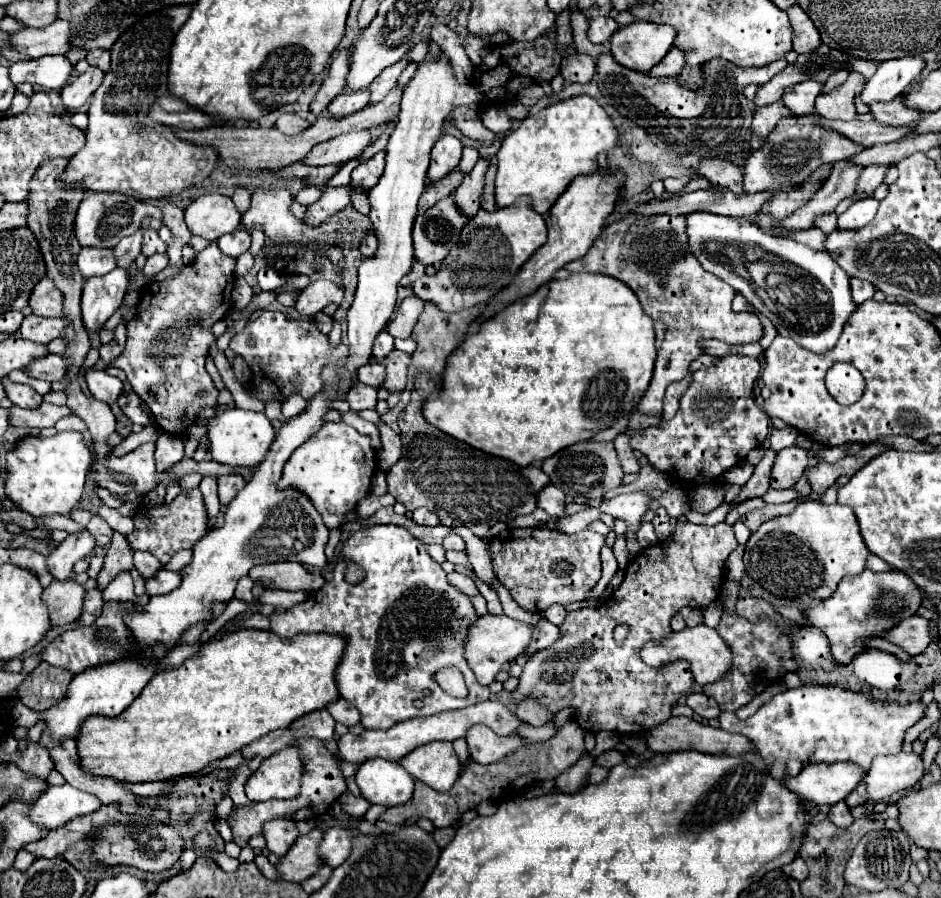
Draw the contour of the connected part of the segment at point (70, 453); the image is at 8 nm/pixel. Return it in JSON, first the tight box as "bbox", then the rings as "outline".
{"bbox":[6,432,92,514],"outline":[[[58,432],[52,438],[26,436],[6,454],[6,496],[32,514],[68,514],[82,498],[92,452],[80,432]]]}

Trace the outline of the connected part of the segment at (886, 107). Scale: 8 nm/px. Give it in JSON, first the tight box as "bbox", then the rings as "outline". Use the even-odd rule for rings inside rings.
{"bbox":[870,96,924,126],"outline":[[[896,96],[896,100],[890,100],[890,102],[870,104],[870,112],[874,114],[874,118],[878,122],[888,124],[888,126],[914,124],[914,122],[918,122],[924,116],[924,112],[920,112],[916,108],[908,108],[904,104],[904,96]]]}

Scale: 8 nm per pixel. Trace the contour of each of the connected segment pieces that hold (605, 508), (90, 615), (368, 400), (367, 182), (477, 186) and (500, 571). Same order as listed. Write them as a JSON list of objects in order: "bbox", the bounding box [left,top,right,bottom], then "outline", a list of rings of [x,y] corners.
[{"bbox":[600,488,652,556],"outline":[[[646,488],[646,490],[636,490],[630,494],[620,494],[612,500],[602,500],[602,504],[600,504],[600,510],[604,514],[610,514],[612,518],[620,518],[626,522],[626,526],[628,526],[626,548],[632,556],[638,556],[642,552],[642,546],[636,540],[636,530],[642,522],[642,516],[646,514],[650,502],[652,502],[650,488]]]},{"bbox":[80,588,104,624],"outline":[[[100,588],[88,590],[84,600],[84,616],[80,616],[80,624],[92,624],[92,620],[96,620],[96,616],[102,612],[102,606],[104,606],[102,590]]]},{"bbox":[346,382,378,412],"outline":[[[356,382],[356,384],[348,390],[346,400],[348,400],[350,408],[356,410],[356,412],[366,410],[366,408],[376,408],[376,402],[378,402],[376,388],[366,386],[366,384],[362,384],[362,382]]]},{"bbox":[350,152,386,192],"outline":[[[378,152],[370,160],[360,164],[358,168],[354,168],[350,186],[362,188],[364,192],[368,192],[372,186],[376,186],[382,172],[384,172],[384,158],[386,158],[386,152]]]},{"bbox":[454,156,490,216],"outline":[[[482,156],[474,170],[468,172],[460,184],[460,188],[456,188],[454,192],[454,200],[458,204],[458,208],[466,214],[466,216],[476,216],[476,212],[480,210],[480,202],[482,202],[482,190],[484,190],[484,174],[490,166],[490,158]]]},{"bbox":[490,528,606,612],"outline":[[[544,528],[504,530],[490,540],[496,578],[510,590],[512,598],[528,612],[544,612],[552,604],[572,604],[600,580],[600,548],[606,536],[594,530],[564,534]]]}]

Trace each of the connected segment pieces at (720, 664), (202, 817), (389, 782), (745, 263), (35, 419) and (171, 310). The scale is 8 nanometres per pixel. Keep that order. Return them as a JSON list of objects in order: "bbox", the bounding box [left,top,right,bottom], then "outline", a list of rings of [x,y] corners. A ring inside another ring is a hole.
[{"bbox":[642,624,732,684],"outline":[[[698,624],[694,628],[684,628],[680,632],[674,632],[672,636],[668,636],[668,640],[662,640],[660,644],[652,642],[652,644],[646,644],[642,648],[642,660],[650,666],[664,666],[668,662],[674,662],[676,658],[684,658],[692,664],[692,674],[694,674],[694,680],[698,684],[710,684],[710,682],[716,682],[720,678],[724,678],[730,668],[732,668],[732,650],[730,646],[722,640],[722,636],[718,636],[718,632],[714,628],[708,628],[706,624]]]},{"bbox":[140,770,236,852],"outline":[[[212,770],[210,774],[202,774],[202,776],[182,776],[182,778],[176,778],[172,782],[172,790],[170,792],[164,792],[164,794],[158,794],[154,798],[140,798],[140,804],[150,808],[150,810],[166,810],[168,812],[168,820],[166,822],[158,822],[158,824],[166,824],[166,826],[172,826],[180,832],[182,840],[184,840],[184,850],[192,848],[192,838],[196,836],[196,832],[200,830],[208,830],[216,842],[216,850],[218,852],[224,852],[224,840],[220,838],[216,826],[214,826],[214,810],[216,806],[220,804],[222,798],[226,798],[226,790],[228,790],[228,784],[230,780],[236,776],[236,770]],[[182,812],[188,812],[190,814],[190,824],[182,824],[180,822],[180,814]]]},{"bbox":[356,758,414,806],"outline":[[[372,758],[360,764],[356,784],[370,804],[402,806],[414,794],[414,778],[398,764],[384,758]]]},{"bbox":[688,212,856,354],"outline":[[[708,212],[688,214],[688,238],[692,252],[698,256],[700,264],[704,264],[704,270],[720,276],[736,292],[740,292],[762,316],[774,324],[780,336],[792,338],[796,344],[814,354],[826,354],[836,346],[844,324],[856,310],[856,302],[852,300],[850,278],[828,252],[812,250],[810,246],[790,238],[770,236],[760,232],[756,224],[748,224],[740,218],[726,218]]]},{"bbox":[10,402,72,428],"outline":[[[42,402],[36,410],[24,410],[18,406],[10,408],[10,424],[14,426],[46,428],[46,426],[54,426],[64,416],[72,416],[72,410],[68,406],[56,406],[48,402]]]},{"bbox":[110,242,234,436],"outline":[[[212,242],[206,250],[196,254],[196,260],[188,264],[180,274],[174,278],[168,278],[164,282],[152,282],[142,288],[142,298],[138,304],[138,316],[134,322],[128,324],[128,342],[122,350],[122,354],[112,360],[110,364],[124,370],[128,376],[128,382],[132,384],[132,390],[144,400],[144,404],[150,408],[156,426],[170,434],[170,436],[184,436],[188,426],[198,418],[202,408],[206,404],[218,402],[218,390],[210,378],[210,374],[204,368],[204,358],[208,356],[208,346],[216,340],[210,332],[210,326],[216,320],[222,320],[230,310],[230,292],[234,288],[234,258],[224,256],[216,242]],[[196,390],[208,390],[206,400],[194,398]]]}]

